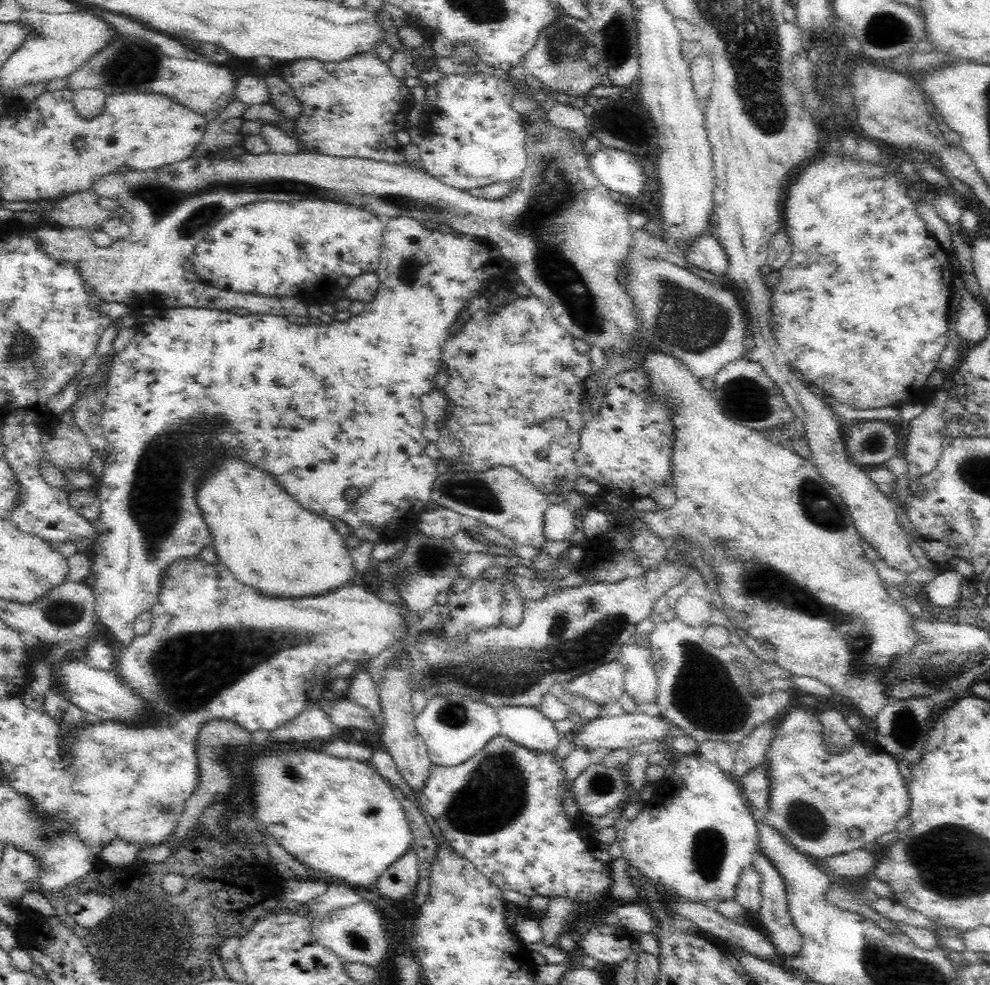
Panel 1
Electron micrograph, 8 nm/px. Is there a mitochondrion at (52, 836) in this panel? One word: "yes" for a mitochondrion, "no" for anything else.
yes

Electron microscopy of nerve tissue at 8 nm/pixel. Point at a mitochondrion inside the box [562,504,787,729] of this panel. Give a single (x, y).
(722, 542)

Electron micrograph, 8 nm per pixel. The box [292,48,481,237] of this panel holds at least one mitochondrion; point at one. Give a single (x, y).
(398, 200)

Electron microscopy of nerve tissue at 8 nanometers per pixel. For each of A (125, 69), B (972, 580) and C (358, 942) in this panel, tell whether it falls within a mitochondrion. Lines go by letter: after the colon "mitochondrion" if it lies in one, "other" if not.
A: mitochondrion
B: other
C: other

